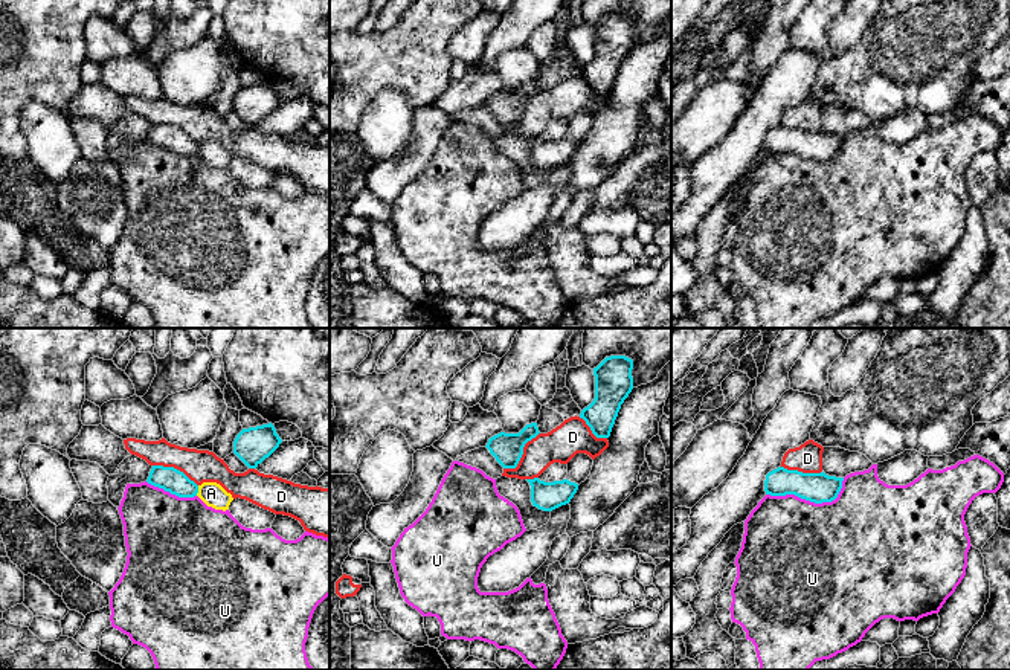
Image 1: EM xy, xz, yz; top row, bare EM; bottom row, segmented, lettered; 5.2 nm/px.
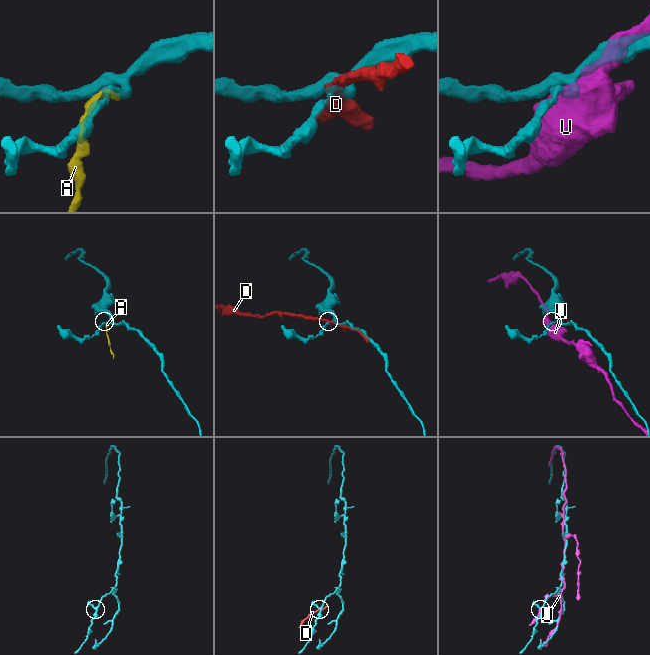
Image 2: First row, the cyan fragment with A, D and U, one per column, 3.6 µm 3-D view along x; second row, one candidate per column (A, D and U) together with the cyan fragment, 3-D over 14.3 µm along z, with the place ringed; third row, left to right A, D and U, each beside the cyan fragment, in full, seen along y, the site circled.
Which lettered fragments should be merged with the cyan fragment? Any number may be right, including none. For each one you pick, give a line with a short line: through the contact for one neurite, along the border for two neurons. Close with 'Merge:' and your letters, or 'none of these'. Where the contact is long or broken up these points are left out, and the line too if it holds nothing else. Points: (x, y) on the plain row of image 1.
Merge: none of these

